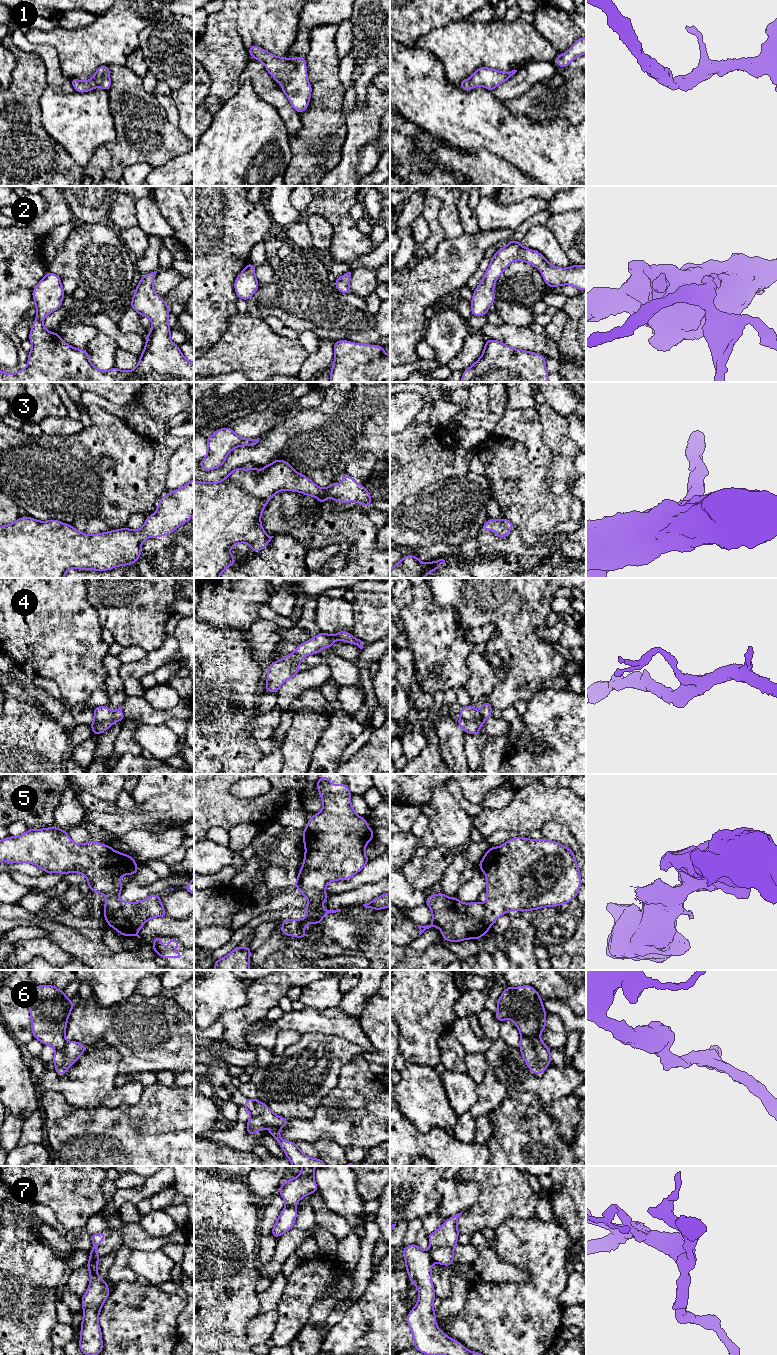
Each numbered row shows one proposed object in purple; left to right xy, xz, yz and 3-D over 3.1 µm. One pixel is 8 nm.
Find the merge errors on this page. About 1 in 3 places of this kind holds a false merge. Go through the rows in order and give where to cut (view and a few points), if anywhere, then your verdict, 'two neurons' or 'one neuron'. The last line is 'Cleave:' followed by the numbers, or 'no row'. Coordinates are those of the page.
1: cut none; one neuron
2: cut none; one neuron
3: cut none; one neuron
4: cut none; one neuron
5: cut none; one neuron
6: cut yz (521, 1035), (524, 1035), (534, 1044), (539, 1058), (547, 1066); two neurons
7: cut yz (428, 1252), (433, 1261); two neurons
Cleave: 6, 7

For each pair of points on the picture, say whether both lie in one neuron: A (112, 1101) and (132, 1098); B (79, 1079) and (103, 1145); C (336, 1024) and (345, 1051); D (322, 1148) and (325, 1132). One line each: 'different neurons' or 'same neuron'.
A: same neuron
B: different neurons
C: different neurons
D: different neurons

